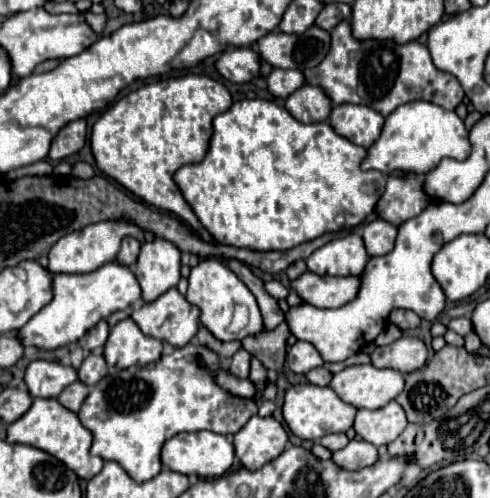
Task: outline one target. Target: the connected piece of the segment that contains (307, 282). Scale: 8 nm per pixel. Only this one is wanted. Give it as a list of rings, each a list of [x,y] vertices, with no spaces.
[[[304,272],[300,278],[290,282],[298,296],[318,308],[340,308],[356,294],[362,286],[362,276],[318,276]]]

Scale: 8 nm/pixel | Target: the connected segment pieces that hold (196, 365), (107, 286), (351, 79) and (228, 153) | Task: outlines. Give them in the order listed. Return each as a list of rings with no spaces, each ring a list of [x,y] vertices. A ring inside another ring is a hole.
[[[186,344],[182,348],[176,348],[172,354],[162,356],[156,364],[138,368],[134,374],[132,374],[132,368],[128,368],[128,370],[118,370],[116,374],[104,376],[88,394],[88,398],[84,400],[78,412],[80,422],[94,436],[90,452],[100,456],[102,460],[118,462],[130,474],[132,480],[146,482],[162,470],[160,450],[164,442],[170,440],[172,436],[180,432],[194,432],[194,430],[210,430],[216,434],[236,434],[248,422],[248,418],[258,412],[258,406],[252,398],[234,396],[228,390],[224,390],[214,378],[218,368],[222,368],[222,364],[216,352],[212,352],[206,346]]]
[[[118,260],[106,262],[88,274],[56,274],[52,278],[54,298],[44,306],[30,322],[20,330],[24,346],[38,346],[44,350],[56,350],[64,344],[80,340],[96,322],[108,318],[116,310],[126,310],[142,300],[142,288],[130,270],[130,266]]]
[[[350,20],[340,22],[332,30],[332,50],[328,58],[324,58],[320,66],[304,70],[304,76],[308,84],[324,88],[334,104],[376,104],[376,112],[382,116],[392,114],[392,110],[410,100],[428,100],[446,110],[454,110],[464,98],[460,82],[432,64],[426,44],[418,40],[406,44],[396,44],[392,40],[356,40]]]
[[[256,98],[256,100],[240,100],[240,102],[234,102],[234,106],[224,112],[224,114],[218,114],[214,118],[214,134],[210,138],[210,150],[208,154],[204,156],[202,162],[198,164],[188,164],[188,166],[182,166],[176,174],[174,174],[174,180],[178,184],[178,188],[182,190],[186,202],[192,206],[192,210],[196,212],[198,220],[202,222],[202,226],[212,234],[212,238],[216,242],[224,242],[224,244],[230,244],[230,246],[236,246],[236,248],[250,248],[250,250],[290,250],[292,246],[300,246],[304,242],[310,242],[310,240],[316,240],[320,238],[322,234],[326,232],[340,232],[340,230],[352,230],[360,224],[366,222],[366,216],[374,212],[376,208],[376,202],[382,198],[384,190],[386,190],[386,178],[382,172],[378,170],[360,170],[360,164],[362,160],[366,158],[366,148],[362,146],[356,146],[352,142],[348,142],[346,138],[338,136],[332,126],[328,122],[318,122],[318,124],[302,124],[298,122],[286,108],[278,105],[273,100],[266,100]]]

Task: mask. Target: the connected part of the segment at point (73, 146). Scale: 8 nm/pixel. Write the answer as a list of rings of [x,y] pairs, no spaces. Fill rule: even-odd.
[[[86,120],[70,122],[52,140],[50,158],[52,160],[62,160],[66,156],[72,156],[72,154],[80,152],[84,144],[86,144]]]

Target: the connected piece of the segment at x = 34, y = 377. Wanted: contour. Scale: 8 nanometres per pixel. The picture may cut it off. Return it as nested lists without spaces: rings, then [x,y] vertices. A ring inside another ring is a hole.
[[[34,360],[26,368],[26,386],[32,396],[56,398],[60,390],[78,380],[78,372],[72,366],[64,366],[60,362],[50,360]]]

